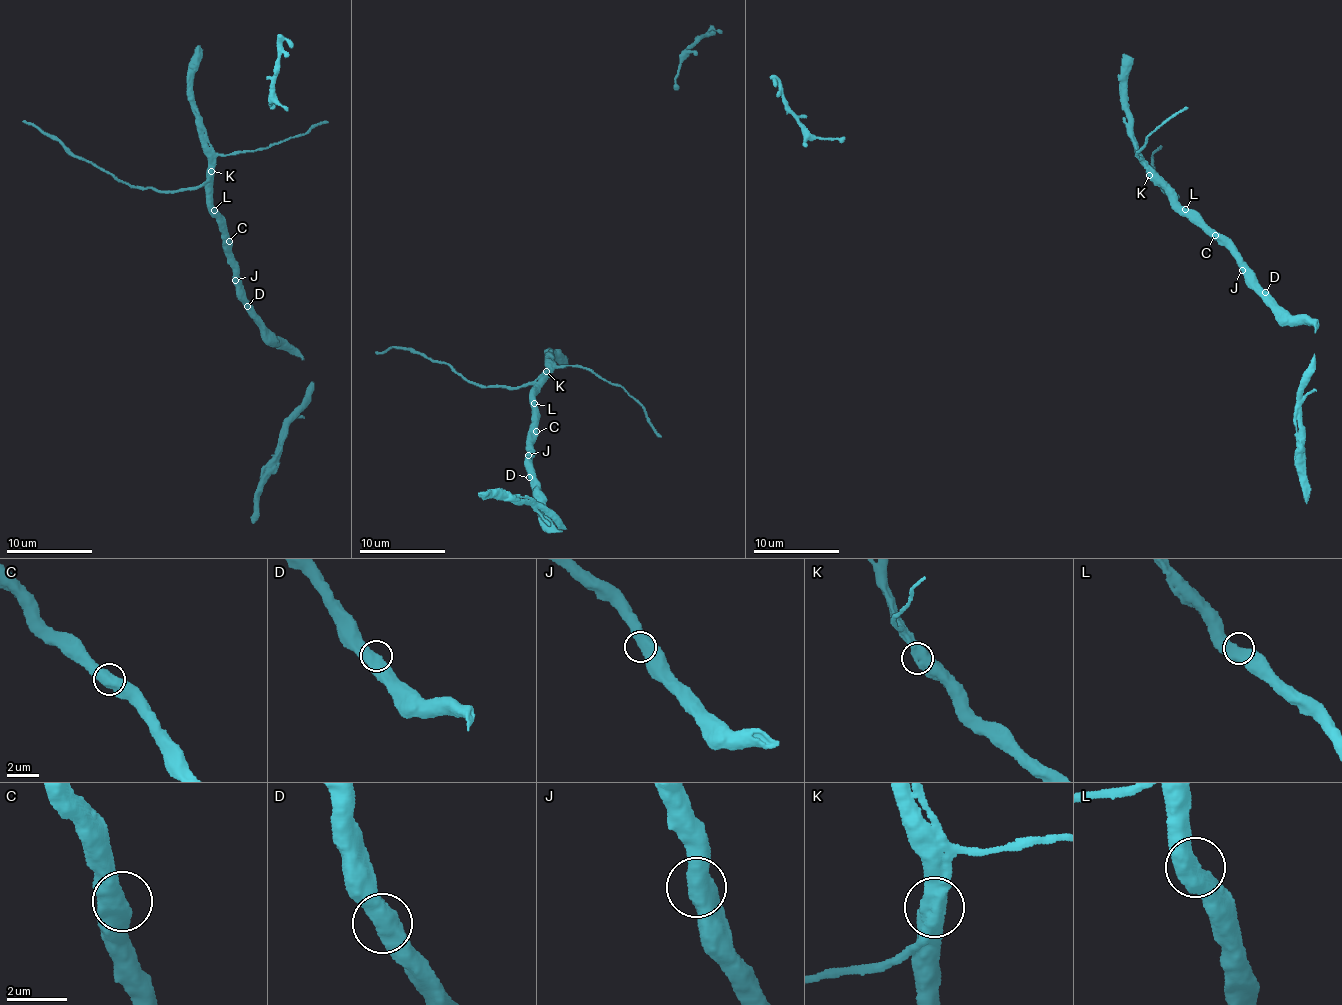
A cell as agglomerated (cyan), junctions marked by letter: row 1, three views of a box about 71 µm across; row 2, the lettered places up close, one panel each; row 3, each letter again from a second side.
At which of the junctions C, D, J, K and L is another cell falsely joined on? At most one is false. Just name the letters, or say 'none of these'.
none of these

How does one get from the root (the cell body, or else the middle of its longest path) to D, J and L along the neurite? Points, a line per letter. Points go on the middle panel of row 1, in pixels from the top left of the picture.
D: (544, 376), (538, 382), (528, 437), (524, 464), (529, 477)
J: (544, 376), (538, 382), (534, 399), (528, 455)
L: (544, 376), (538, 382), (534, 403)

